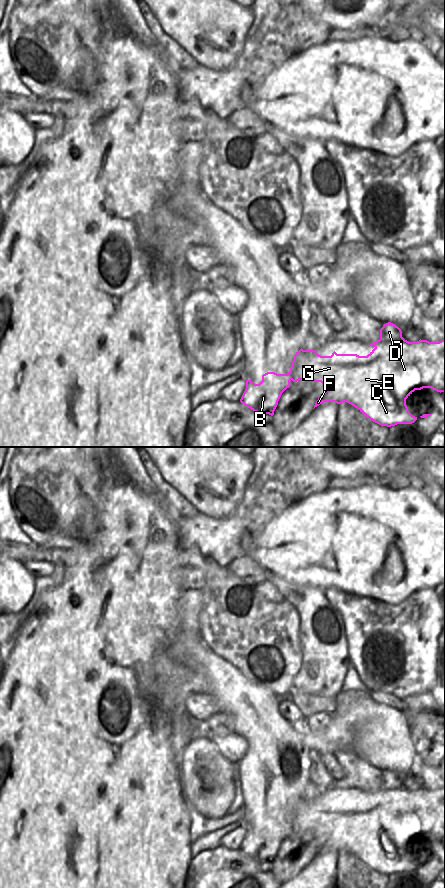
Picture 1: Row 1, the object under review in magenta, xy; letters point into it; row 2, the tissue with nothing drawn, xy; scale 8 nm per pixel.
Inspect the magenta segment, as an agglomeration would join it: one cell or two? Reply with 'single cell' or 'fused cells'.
single cell

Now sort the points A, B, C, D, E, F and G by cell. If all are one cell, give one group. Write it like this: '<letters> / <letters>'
A B C D E F G

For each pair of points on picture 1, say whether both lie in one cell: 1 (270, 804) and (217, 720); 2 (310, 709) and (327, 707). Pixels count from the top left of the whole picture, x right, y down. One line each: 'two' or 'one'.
1: two
2: one

